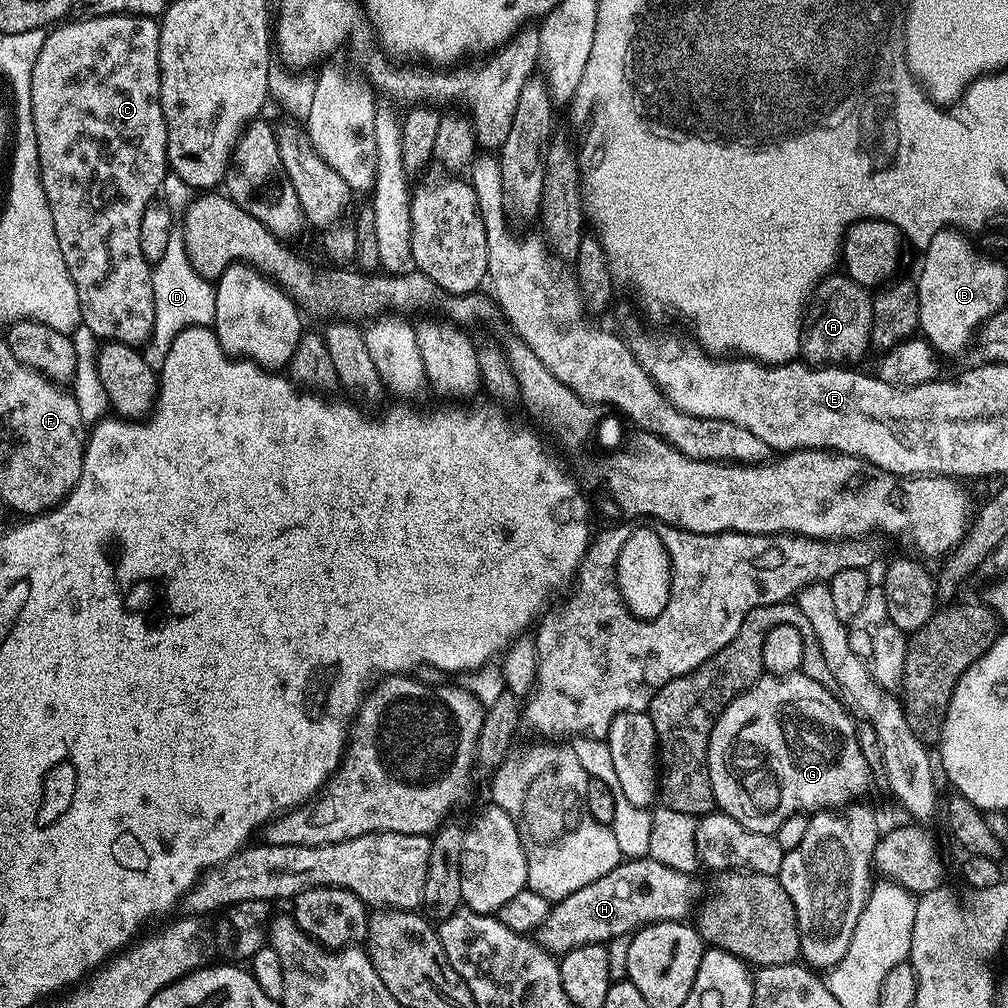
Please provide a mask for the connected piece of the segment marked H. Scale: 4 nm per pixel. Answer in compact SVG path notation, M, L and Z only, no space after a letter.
M651 858L625 859L617 868L610 870L610 874L602 874L598 882L590 882L590 886L582 886L582 890L574 890L574 894L555 901L548 909L546 922L542 922L542 926L536 929L534 939L544 951L563 954L578 946L607 945L609 942L619 941L645 924L655 924L657 920L683 921L687 917L684 915L693 911L694 901L697 899L691 879L693 877L689 873L671 869Z

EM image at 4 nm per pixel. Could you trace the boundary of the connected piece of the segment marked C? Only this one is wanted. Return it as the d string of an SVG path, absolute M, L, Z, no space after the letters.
M89 16L87 18L79 18L73 24L69 22L60 22L55 25L45 35L42 42L42 50L38 54L38 58L34 62L34 70L30 74L30 106L32 107L32 121L34 122L34 134L38 142L38 162L40 163L40 177L42 178L42 186L46 190L46 202L50 202L50 214L54 214L54 234L58 234L58 250L62 250L62 262L66 262L66 270L70 270L70 278L74 282L74 290L78 290L78 302L80 303L80 319L82 324L89 327L101 341L115 342L117 344L131 344L133 346L143 346L152 338L154 330L154 290L152 289L152 268L144 254L144 245L142 243L142 229L145 227L144 211L148 209L152 196L161 191L164 187L164 178L169 175L168 166L168 143L166 142L166 122L162 114L162 106L160 105L160 51L158 50L158 42L160 41L160 25L153 17L150 16Z

